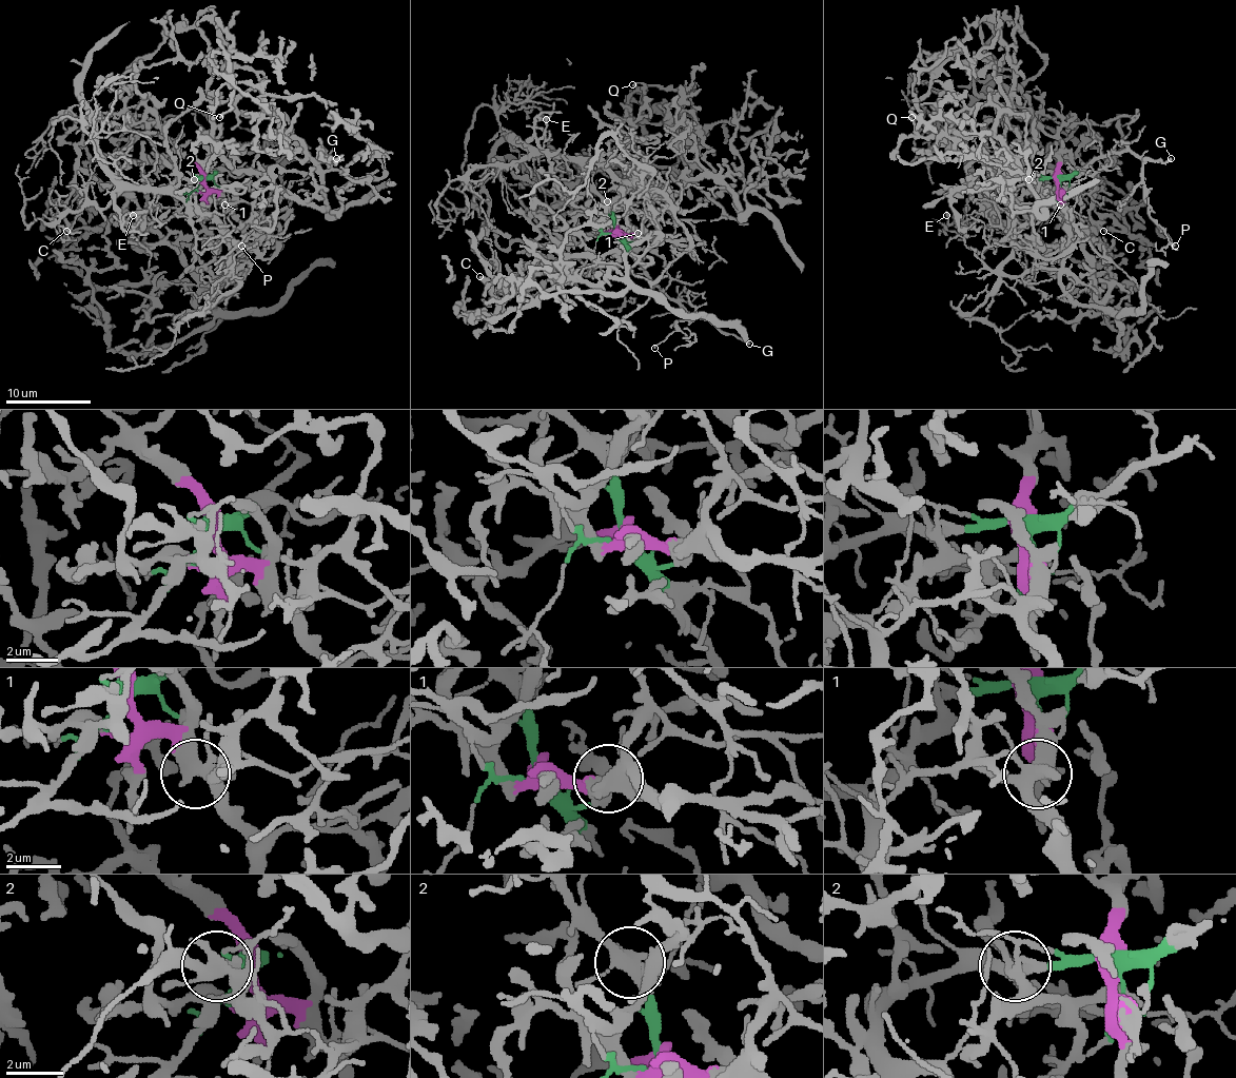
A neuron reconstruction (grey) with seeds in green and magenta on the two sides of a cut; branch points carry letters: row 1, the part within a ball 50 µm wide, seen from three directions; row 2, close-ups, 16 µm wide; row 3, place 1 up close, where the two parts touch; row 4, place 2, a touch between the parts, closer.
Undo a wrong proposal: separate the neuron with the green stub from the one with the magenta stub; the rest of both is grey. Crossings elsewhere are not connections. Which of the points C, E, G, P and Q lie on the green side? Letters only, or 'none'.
E, G, P

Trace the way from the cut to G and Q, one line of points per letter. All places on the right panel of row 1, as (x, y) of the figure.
G: (1060, 182), (1080, 173), (1097, 158), (1124, 150), (1131, 150), (1141, 158), (1164, 162), (1172, 158)
Q: (1060, 182), (1018, 28), (1005, 199), (1037, 206), (993, 105), (945, 73), (911, 118)

